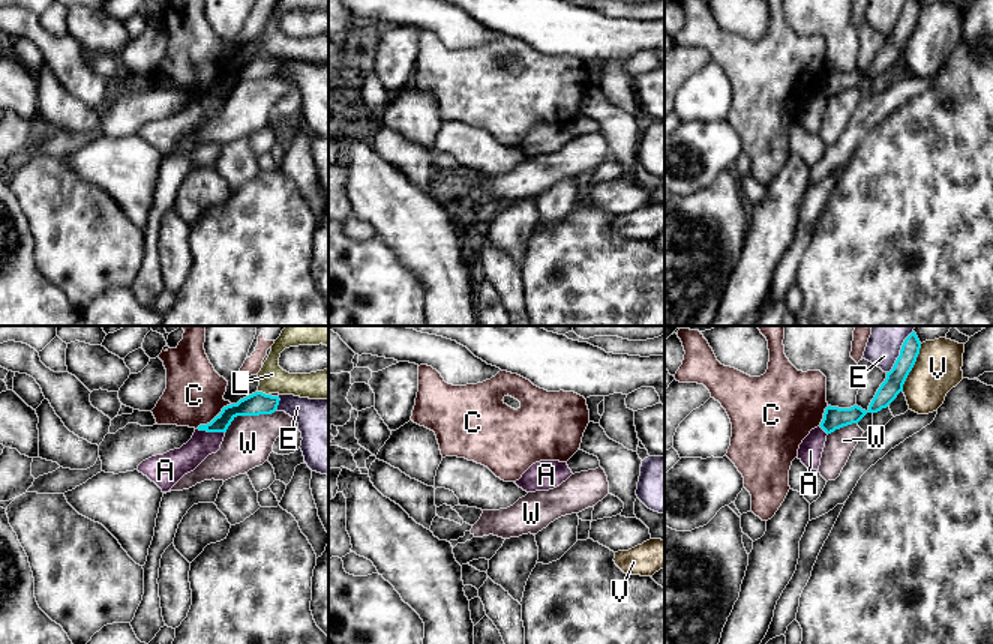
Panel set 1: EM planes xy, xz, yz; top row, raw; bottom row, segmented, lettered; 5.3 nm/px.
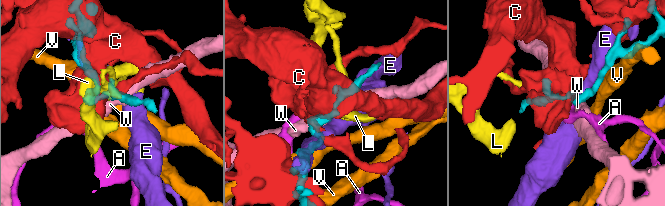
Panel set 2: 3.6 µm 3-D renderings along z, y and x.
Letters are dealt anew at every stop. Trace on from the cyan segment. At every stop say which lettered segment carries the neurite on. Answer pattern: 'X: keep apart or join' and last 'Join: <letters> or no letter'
A: keep apart
C: keep apart
E: keep apart
L: keep apart
V: keep apart
W: keep apart
Join: no letter

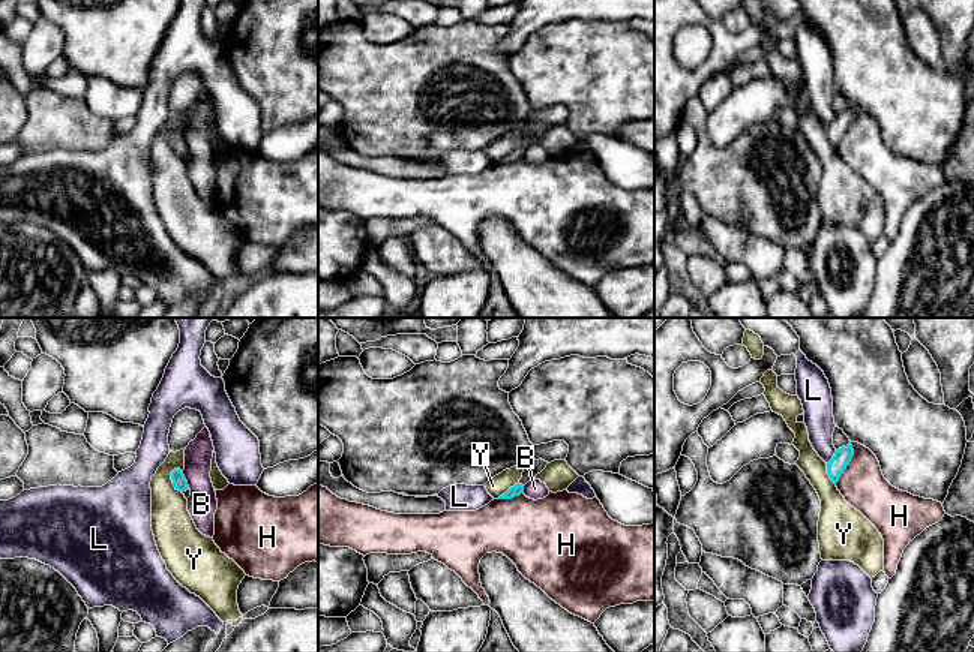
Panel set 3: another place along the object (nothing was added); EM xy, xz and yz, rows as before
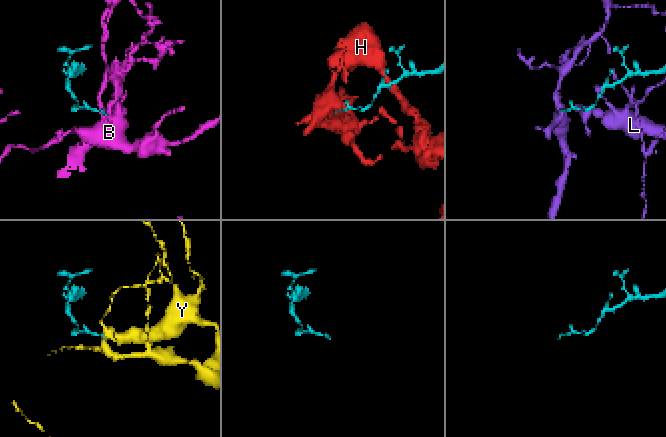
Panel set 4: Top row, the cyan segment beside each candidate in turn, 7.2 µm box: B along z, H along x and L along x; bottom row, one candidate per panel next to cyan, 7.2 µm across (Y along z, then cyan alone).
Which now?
B: keep apart
H: keep apart
L: keep apart
Y: keep apart
Join: no letter

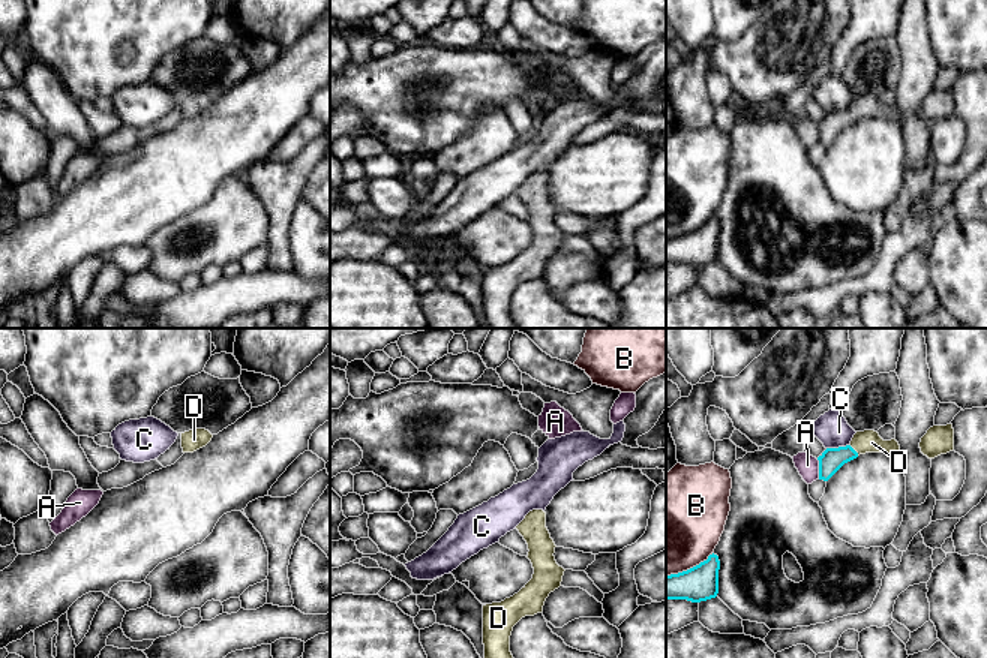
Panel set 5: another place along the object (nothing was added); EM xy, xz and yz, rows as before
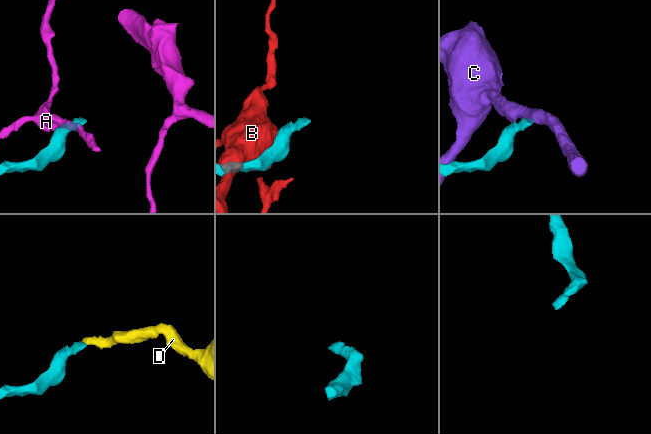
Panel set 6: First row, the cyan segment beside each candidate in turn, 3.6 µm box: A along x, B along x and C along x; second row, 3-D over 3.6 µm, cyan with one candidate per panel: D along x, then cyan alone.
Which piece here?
A: keep apart
B: keep apart
C: keep apart
D: join
Join: D

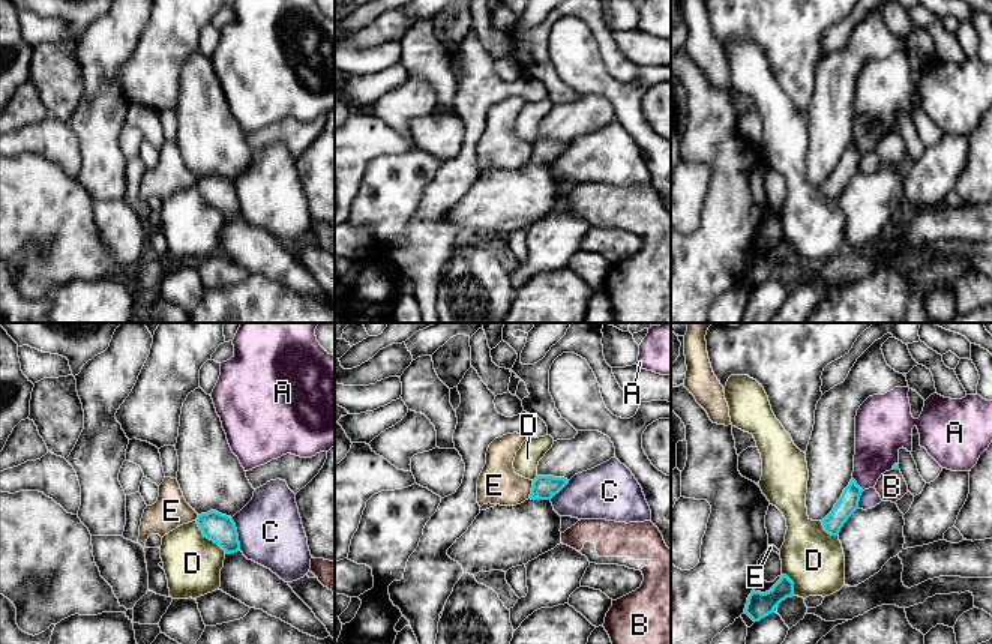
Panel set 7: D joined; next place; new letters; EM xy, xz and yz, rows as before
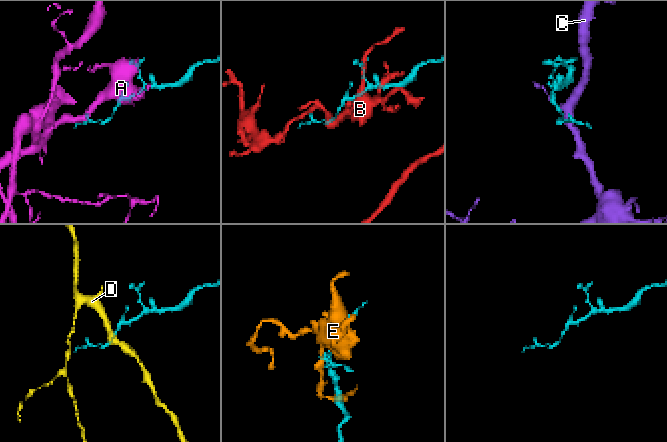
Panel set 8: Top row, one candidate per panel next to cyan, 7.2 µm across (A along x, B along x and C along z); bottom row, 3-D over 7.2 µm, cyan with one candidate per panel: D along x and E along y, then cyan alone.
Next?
A: keep apart
B: keep apart
C: keep apart
D: keep apart
E: keep apart
Join: no letter

